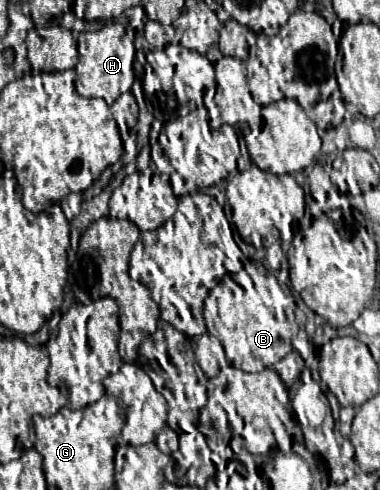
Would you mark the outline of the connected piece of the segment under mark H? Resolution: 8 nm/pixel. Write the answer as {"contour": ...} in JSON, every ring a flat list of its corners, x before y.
{"contour":[[118,22,104,24,97,31,79,34,77,50,80,60,76,65,76,74,78,74,78,92,84,98,104,98,110,106,120,94,131,90,136,78,133,67,136,59,134,38,135,31]]}

